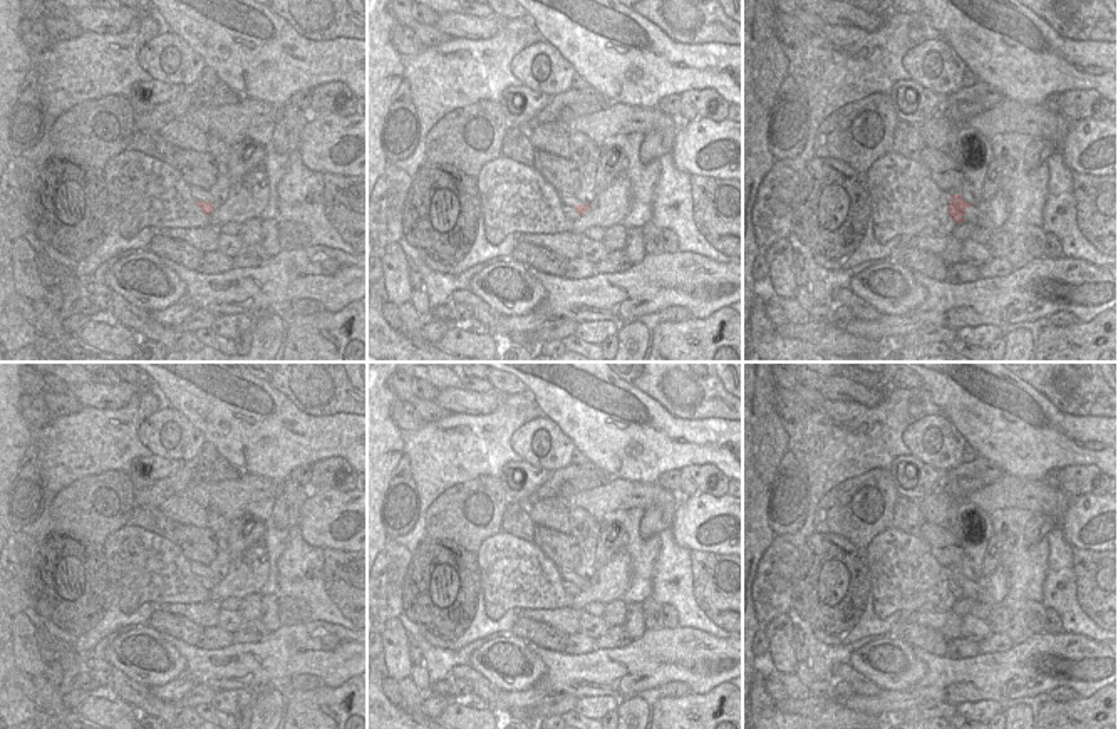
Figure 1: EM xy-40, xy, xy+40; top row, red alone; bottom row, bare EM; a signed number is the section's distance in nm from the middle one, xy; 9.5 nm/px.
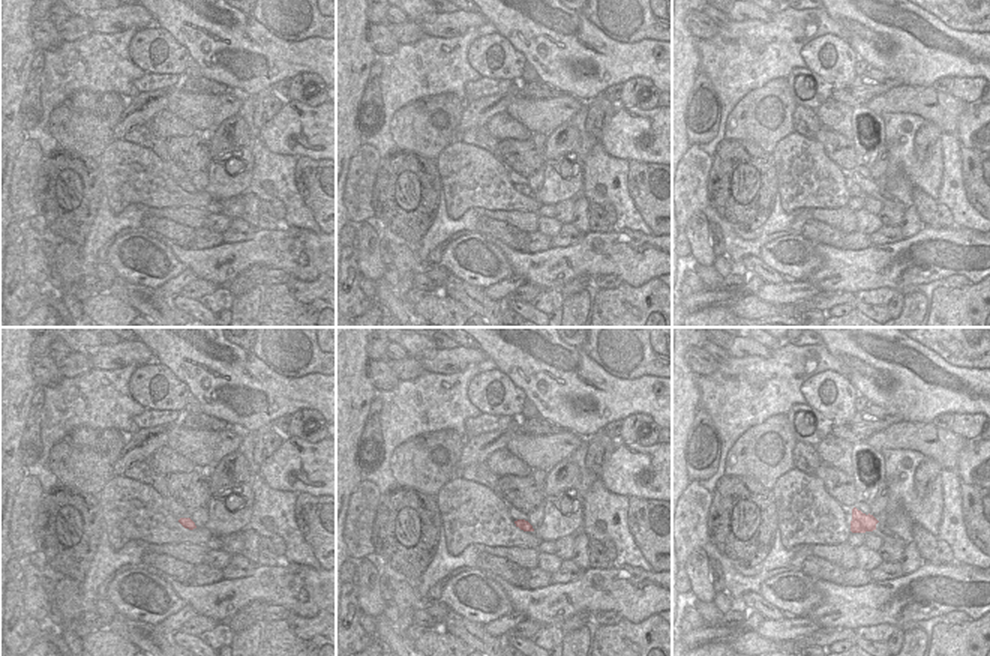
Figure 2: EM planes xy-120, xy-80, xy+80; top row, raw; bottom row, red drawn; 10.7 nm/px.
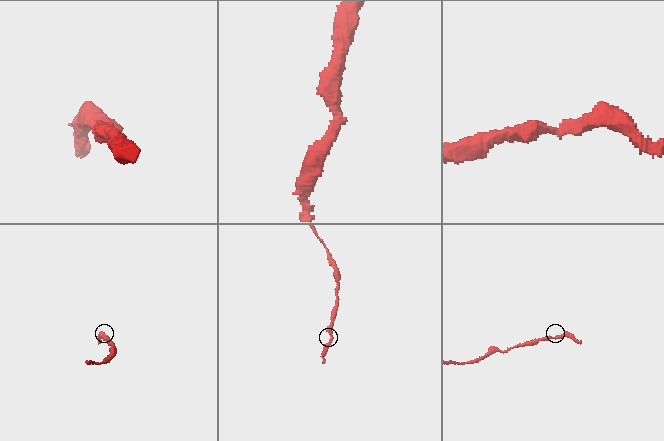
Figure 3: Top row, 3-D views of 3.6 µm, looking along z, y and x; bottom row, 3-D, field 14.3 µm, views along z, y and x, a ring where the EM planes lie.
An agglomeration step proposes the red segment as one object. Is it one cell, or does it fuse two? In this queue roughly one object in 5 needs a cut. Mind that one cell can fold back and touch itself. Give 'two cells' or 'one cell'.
one cell

